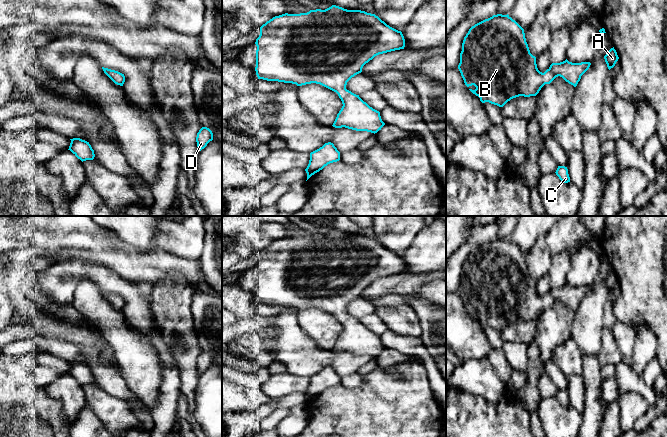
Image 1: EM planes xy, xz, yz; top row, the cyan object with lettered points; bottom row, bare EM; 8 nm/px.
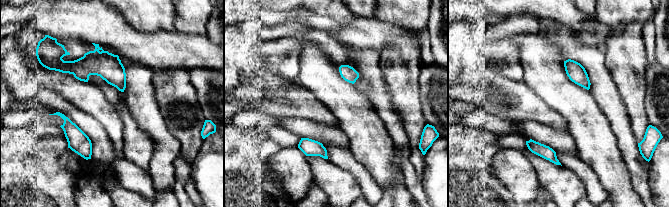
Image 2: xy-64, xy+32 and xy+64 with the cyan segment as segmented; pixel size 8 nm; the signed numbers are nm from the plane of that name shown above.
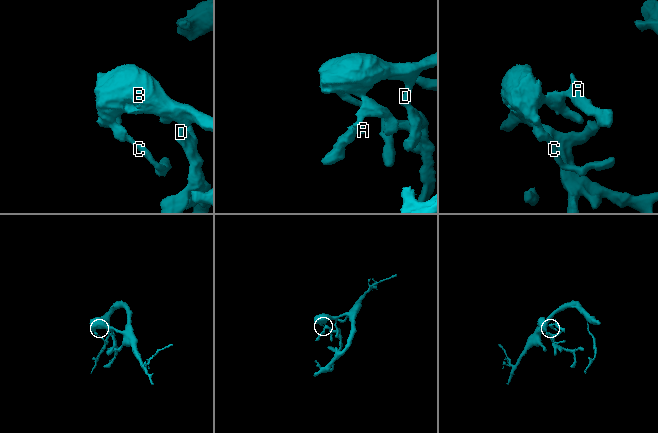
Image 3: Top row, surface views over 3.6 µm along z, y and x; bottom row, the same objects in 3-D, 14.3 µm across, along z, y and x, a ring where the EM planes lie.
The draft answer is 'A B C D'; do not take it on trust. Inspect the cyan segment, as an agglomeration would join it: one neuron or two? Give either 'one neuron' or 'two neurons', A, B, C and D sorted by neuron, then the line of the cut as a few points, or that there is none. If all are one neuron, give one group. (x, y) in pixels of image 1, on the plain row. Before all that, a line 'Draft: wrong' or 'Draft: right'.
Draft: right
one neuron; groups A B C D; cut none

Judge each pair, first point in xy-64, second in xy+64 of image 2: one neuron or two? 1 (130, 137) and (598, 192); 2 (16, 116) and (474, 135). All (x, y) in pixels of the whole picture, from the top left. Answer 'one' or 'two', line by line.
1: two
2: two

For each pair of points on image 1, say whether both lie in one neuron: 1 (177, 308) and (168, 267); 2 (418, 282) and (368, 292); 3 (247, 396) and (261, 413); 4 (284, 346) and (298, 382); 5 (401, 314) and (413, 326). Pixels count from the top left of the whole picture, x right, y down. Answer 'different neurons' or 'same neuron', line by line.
1: different neurons
2: same neuron
3: different neurons
4: different neurons
5: same neuron

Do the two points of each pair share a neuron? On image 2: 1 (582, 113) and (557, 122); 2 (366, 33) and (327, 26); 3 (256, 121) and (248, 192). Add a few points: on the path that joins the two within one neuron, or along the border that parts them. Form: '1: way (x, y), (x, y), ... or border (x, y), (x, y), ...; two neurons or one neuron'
1: border (546, 104), (565, 120), (568, 131); two neurons
2: way (356, 33), (337, 29); one neuron
3: border (234, 125), (256, 128); two neurons

